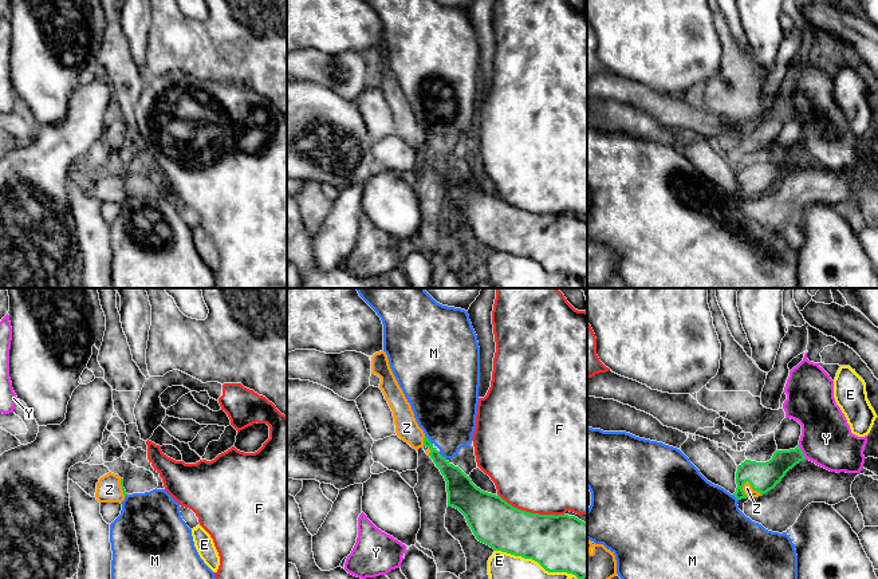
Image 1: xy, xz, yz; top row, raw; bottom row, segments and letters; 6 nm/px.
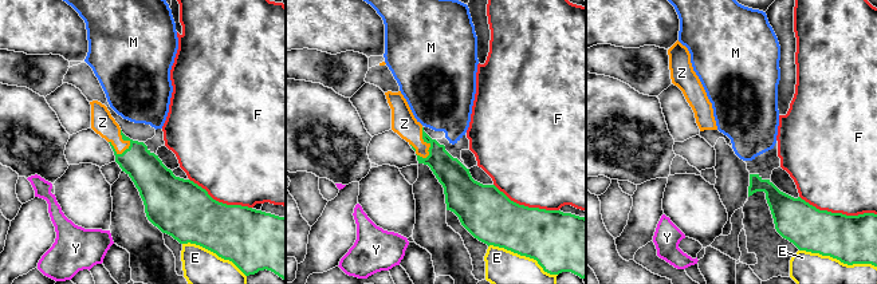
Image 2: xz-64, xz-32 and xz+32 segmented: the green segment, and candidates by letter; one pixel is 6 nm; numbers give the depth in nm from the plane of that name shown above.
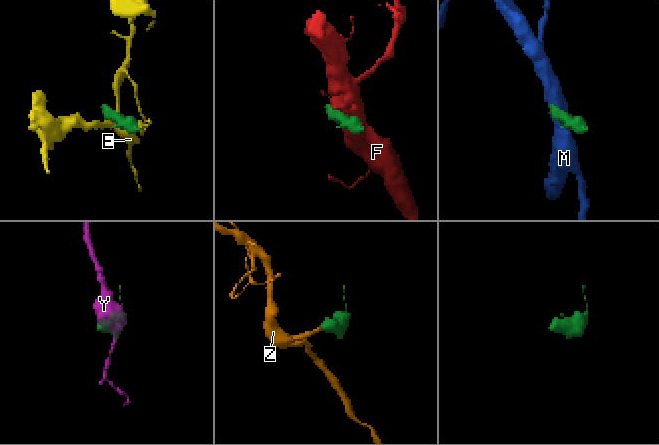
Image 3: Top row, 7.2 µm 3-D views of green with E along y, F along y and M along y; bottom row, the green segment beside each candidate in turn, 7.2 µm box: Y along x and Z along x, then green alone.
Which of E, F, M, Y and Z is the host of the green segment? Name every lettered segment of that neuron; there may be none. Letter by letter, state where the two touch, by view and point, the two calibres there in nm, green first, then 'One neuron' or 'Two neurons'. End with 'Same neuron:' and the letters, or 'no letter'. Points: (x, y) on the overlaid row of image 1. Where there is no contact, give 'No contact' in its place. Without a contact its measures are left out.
E: Touches green at xz (536, 560). Thickness 340 nm (green) against 160 nm. Two neurons
F: Touches green at xz (530, 512). Thickness 340 nm (green) against 500 nm. Two neurons
M: Touches green at xz (428, 440). Thickness 100 nm (green) against 380 nm. Two neurons
Y: Touches green at yz (802, 452). Thickness 160 nm (green) against 300 nm. Two neurons
Z: Touches green at yz (751, 485). Thickness 180 nm (green) against 60 nm. One neuron
Same neuron: Z

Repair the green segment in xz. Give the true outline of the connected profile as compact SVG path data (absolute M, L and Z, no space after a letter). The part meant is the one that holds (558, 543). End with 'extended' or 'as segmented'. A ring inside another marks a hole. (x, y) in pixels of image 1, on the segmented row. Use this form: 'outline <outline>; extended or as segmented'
outline M385 351L375 352L371 357L371 374L381 378L379 389L393 411L397 436L417 452L420 448L428 448L425 453L433 460L446 481L448 507L458 509L465 516L479 541L495 551L532 559L548 572L567 572L578 579L587 578L587 523L568 515L555 516L525 512L512 507L499 495L477 488L458 466L454 466L440 454L418 426L412 406L390 369Z; extended

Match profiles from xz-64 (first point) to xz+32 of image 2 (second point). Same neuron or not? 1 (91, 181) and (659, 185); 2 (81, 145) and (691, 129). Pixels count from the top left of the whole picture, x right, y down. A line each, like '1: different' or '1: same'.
1: different
2: different

